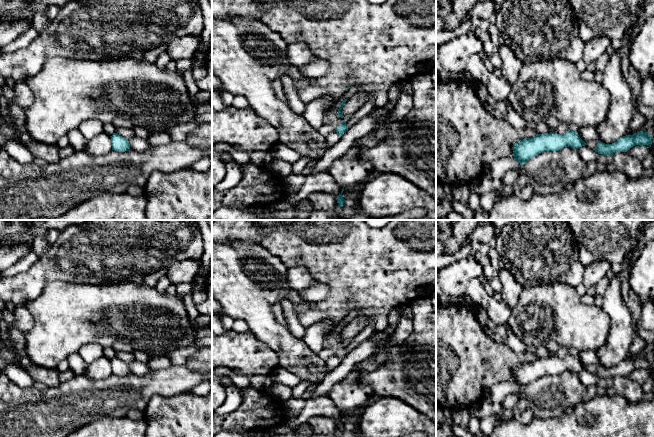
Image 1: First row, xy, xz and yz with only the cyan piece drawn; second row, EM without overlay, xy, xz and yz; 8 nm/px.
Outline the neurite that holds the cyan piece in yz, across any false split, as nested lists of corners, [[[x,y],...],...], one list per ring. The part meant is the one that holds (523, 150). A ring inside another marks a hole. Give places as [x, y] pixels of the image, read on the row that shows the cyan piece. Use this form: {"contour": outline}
{"contour": [[[569,130],[563,135],[554,132],[536,134],[533,138],[516,142],[512,150],[514,160],[524,165],[529,159],[545,151],[559,151],[567,146],[576,150],[585,145],[586,143],[574,130]]]}

